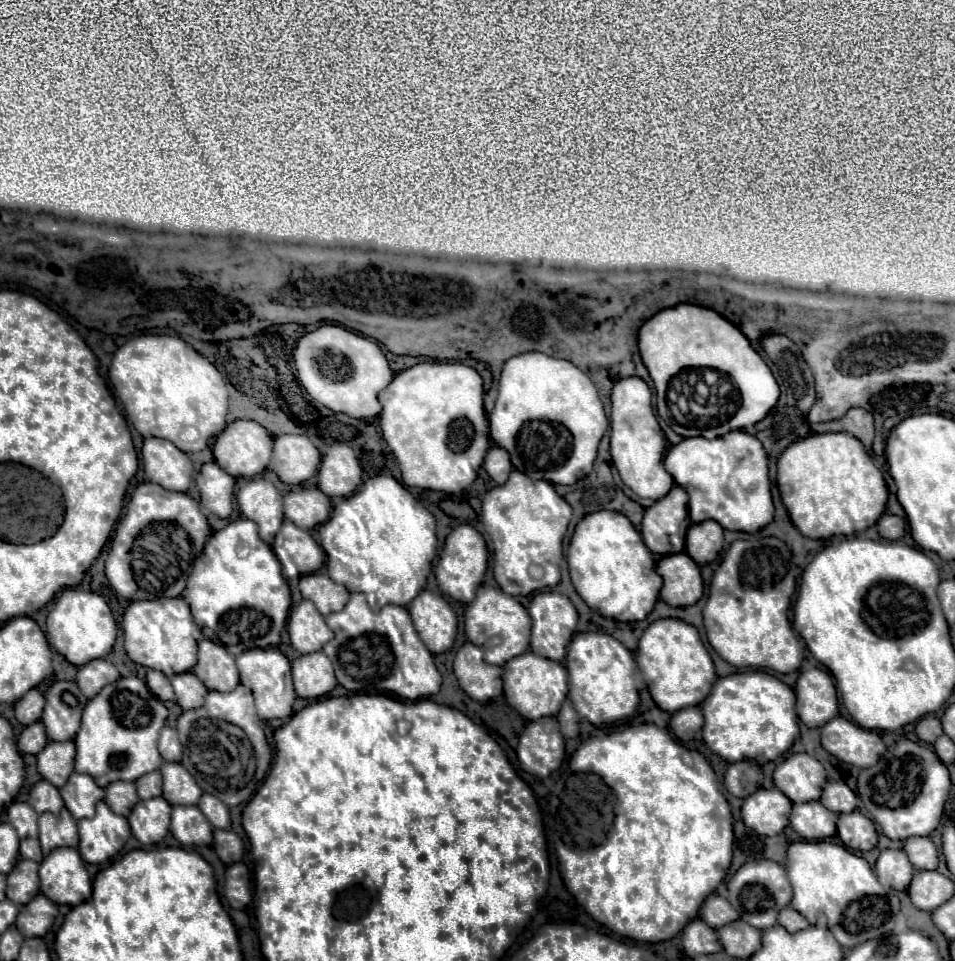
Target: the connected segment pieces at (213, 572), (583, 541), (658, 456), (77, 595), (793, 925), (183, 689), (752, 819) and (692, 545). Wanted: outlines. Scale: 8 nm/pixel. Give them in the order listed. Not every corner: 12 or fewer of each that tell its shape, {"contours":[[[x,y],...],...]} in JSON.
{"contours":[[[233,520],[183,598],[233,656],[277,646],[291,590],[257,524]],[[629,518],[575,526],[571,582],[587,606],[645,620],[663,586]],[[641,378],[613,386],[611,456],[641,498],[675,482]],[[67,588],[47,640],[73,666],[105,658],[117,624],[103,596]],[[791,906],[781,910],[779,924],[789,932],[805,930],[807,918]],[[193,674],[171,678],[177,704],[183,710],[203,706],[207,688]],[[759,788],[743,800],[747,828],[777,836],[793,802],[781,790]],[[717,522],[691,524],[685,552],[699,564],[723,550]]]}

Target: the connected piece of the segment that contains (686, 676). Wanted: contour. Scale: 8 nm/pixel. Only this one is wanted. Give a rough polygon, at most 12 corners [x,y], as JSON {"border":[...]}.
{"border":[[655,620],[637,666],[669,714],[699,706],[717,680],[697,628]]}

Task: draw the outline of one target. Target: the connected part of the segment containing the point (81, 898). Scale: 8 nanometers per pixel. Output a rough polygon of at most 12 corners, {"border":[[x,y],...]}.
{"border":[[57,848],[39,868],[55,904],[89,900],[91,878],[75,848]]}

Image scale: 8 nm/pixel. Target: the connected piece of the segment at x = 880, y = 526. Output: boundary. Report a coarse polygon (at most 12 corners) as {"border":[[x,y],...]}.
{"border":[[883,514],[877,530],[885,540],[899,540],[905,534],[905,520]]}

